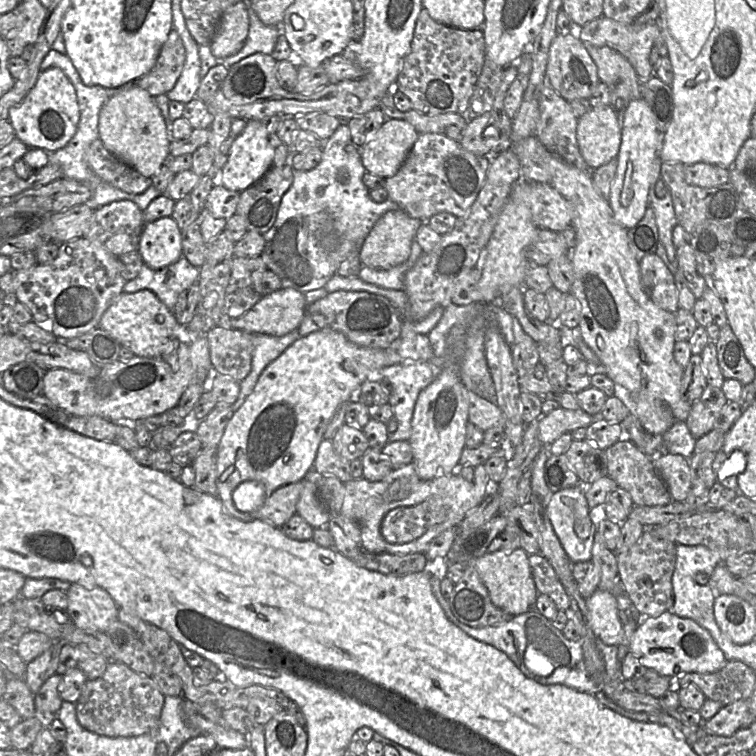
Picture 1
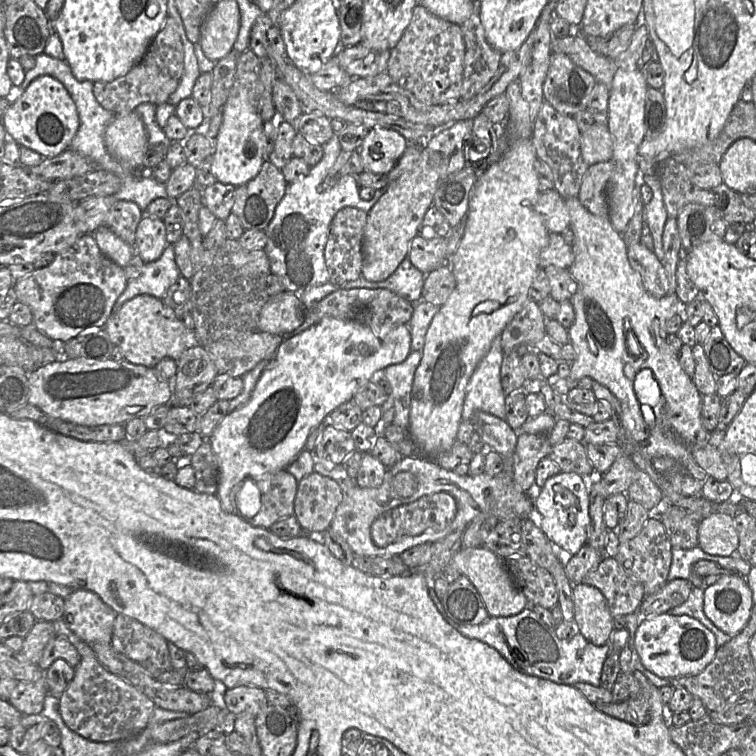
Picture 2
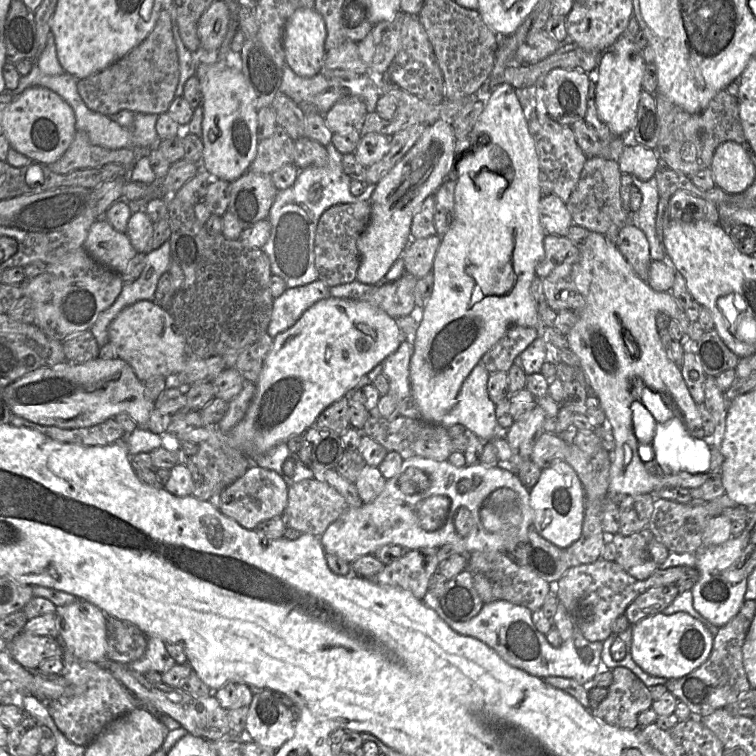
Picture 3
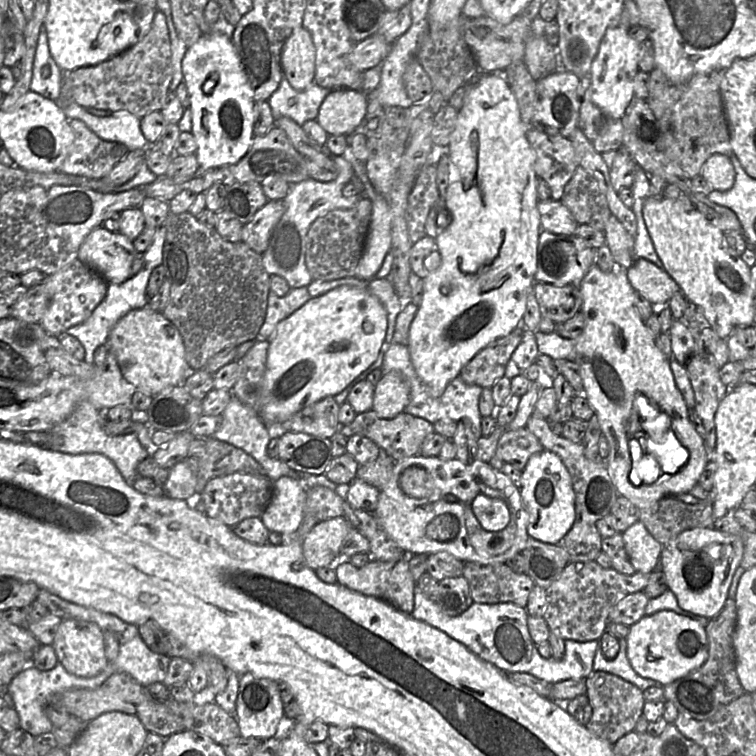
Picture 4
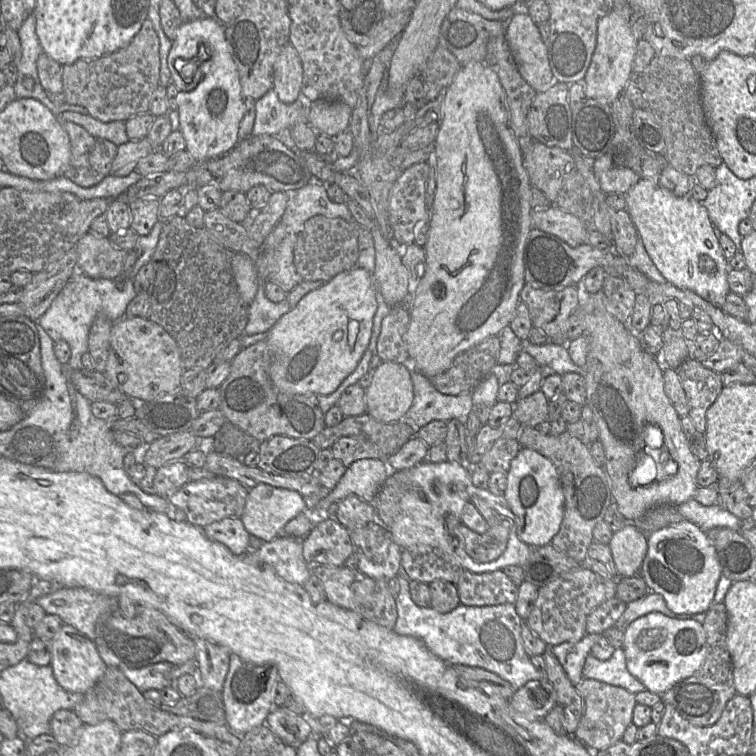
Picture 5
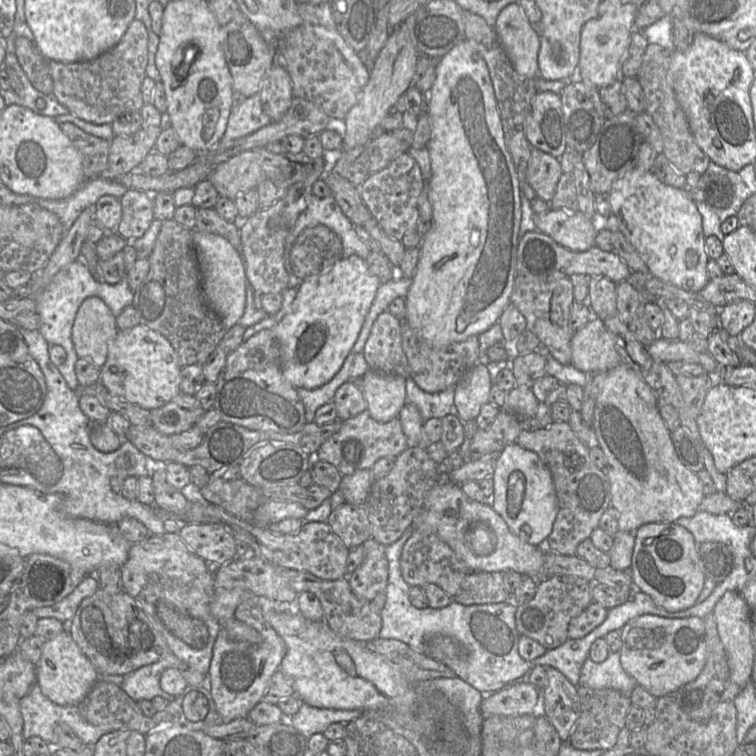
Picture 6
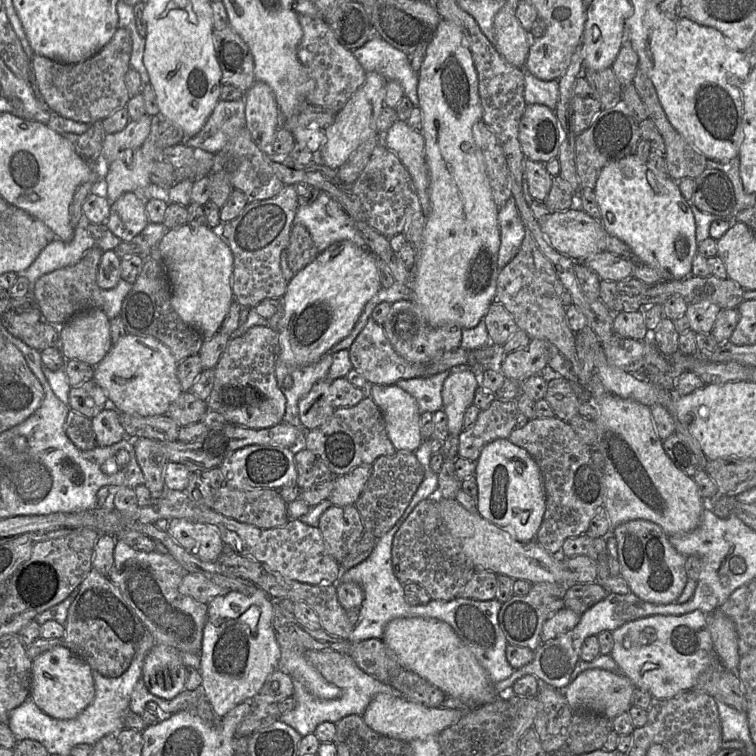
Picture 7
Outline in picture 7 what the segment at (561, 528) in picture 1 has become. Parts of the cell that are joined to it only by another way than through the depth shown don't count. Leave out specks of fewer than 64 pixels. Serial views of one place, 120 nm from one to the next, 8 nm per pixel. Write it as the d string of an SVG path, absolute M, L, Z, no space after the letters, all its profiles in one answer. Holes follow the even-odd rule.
M508 439L487 444L476 461L477 513L520 542L534 541L546 509L541 470L531 455Z

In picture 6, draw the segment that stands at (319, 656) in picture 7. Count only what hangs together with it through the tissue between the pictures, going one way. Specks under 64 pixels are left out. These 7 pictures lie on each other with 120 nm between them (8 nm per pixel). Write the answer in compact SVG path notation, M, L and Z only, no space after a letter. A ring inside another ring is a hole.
M302 703L299 711L291 717L291 726L294 727L307 740L314 734L323 733L324 730L333 723L347 724L365 713L363 710L334 710L326 708L312 707Z

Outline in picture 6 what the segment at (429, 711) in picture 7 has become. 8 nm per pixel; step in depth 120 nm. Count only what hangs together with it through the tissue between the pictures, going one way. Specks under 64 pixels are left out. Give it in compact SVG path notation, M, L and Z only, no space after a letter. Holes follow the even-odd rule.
M530 682L512 683L493 694L486 694L480 705L484 717L494 715L544 715L543 690Z

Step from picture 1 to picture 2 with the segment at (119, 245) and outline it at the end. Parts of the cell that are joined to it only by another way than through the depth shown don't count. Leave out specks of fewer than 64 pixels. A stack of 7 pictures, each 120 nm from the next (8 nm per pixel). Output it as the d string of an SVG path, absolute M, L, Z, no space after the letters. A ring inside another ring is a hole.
M116 201L106 215L104 225L129 245L135 246L136 229L144 213L132 201Z

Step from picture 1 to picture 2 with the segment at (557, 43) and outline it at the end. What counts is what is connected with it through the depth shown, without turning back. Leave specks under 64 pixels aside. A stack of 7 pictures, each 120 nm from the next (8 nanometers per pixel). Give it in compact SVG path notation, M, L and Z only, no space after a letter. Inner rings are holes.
M552 53L543 97L556 111L573 116L587 109L597 80L567 55Z

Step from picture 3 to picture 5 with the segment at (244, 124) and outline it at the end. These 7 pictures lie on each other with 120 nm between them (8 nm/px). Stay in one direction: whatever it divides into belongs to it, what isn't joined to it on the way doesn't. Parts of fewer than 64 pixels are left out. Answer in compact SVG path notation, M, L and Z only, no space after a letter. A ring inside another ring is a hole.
M210 17L183 22L172 40L167 63L169 69L171 65L180 68L185 87L184 91L179 91L176 95L176 110L186 151L197 163L204 163L229 153L240 141L238 132L245 113L245 105L232 48L227 41L223 25Z

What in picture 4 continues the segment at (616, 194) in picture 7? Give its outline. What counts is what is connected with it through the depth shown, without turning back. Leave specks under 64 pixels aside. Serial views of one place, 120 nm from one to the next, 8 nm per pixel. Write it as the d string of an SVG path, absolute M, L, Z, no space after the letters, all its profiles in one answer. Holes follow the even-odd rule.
M649 196L643 218L664 270L677 283L686 299L701 307L711 329L727 340L735 327L754 325L754 292L751 268L732 255L723 236L700 211L686 211L675 200Z

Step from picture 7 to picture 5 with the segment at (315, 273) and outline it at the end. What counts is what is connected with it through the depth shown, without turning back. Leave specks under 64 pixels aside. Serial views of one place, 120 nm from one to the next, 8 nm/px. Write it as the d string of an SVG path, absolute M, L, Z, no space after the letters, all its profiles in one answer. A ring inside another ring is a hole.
M356 266L307 293L268 332L273 384L292 394L333 393L368 349L378 306L376 292L373 275Z

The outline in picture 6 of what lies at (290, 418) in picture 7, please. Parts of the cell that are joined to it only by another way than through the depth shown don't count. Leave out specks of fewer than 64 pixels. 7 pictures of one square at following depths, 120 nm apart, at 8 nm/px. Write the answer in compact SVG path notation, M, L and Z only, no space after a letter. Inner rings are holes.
M349 353L338 373L326 384L315 388L296 388L305 407L307 422L313 422L316 410L329 401L334 400L336 390L351 379L350 371L355 358L354 353Z

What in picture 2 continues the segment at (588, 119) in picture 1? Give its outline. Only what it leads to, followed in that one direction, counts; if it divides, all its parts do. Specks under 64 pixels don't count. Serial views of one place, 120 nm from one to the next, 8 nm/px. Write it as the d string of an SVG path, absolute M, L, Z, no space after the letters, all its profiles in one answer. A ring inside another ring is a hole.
M594 122L588 130L581 133L580 149L584 161L589 166L611 160L613 156L613 142L607 124Z

